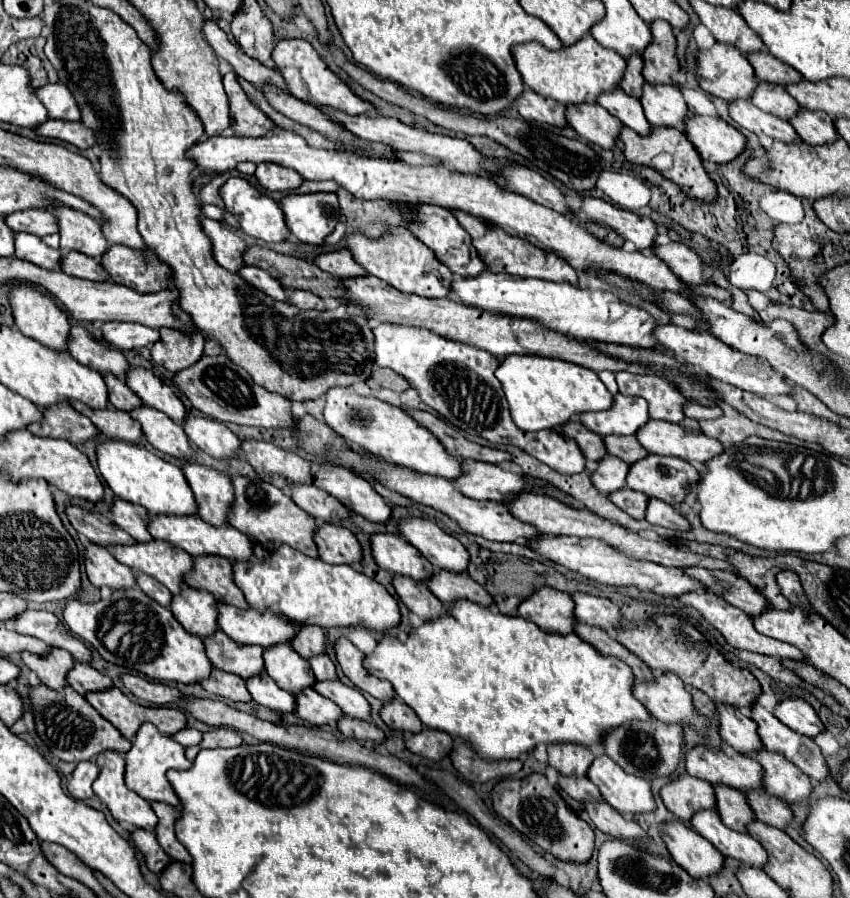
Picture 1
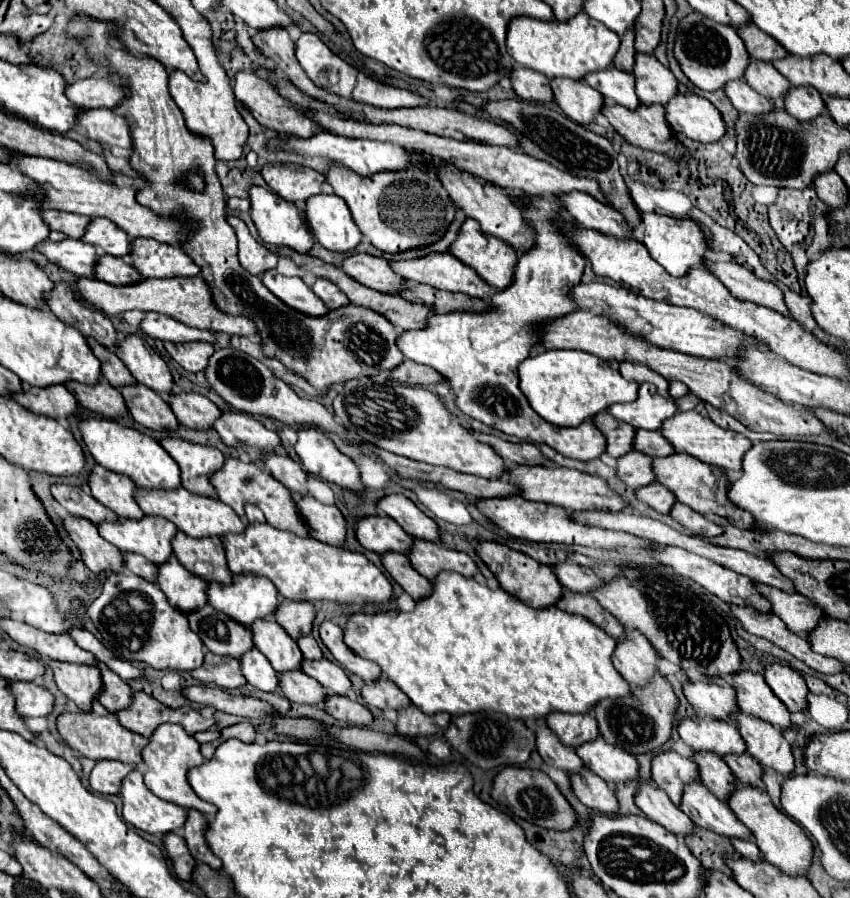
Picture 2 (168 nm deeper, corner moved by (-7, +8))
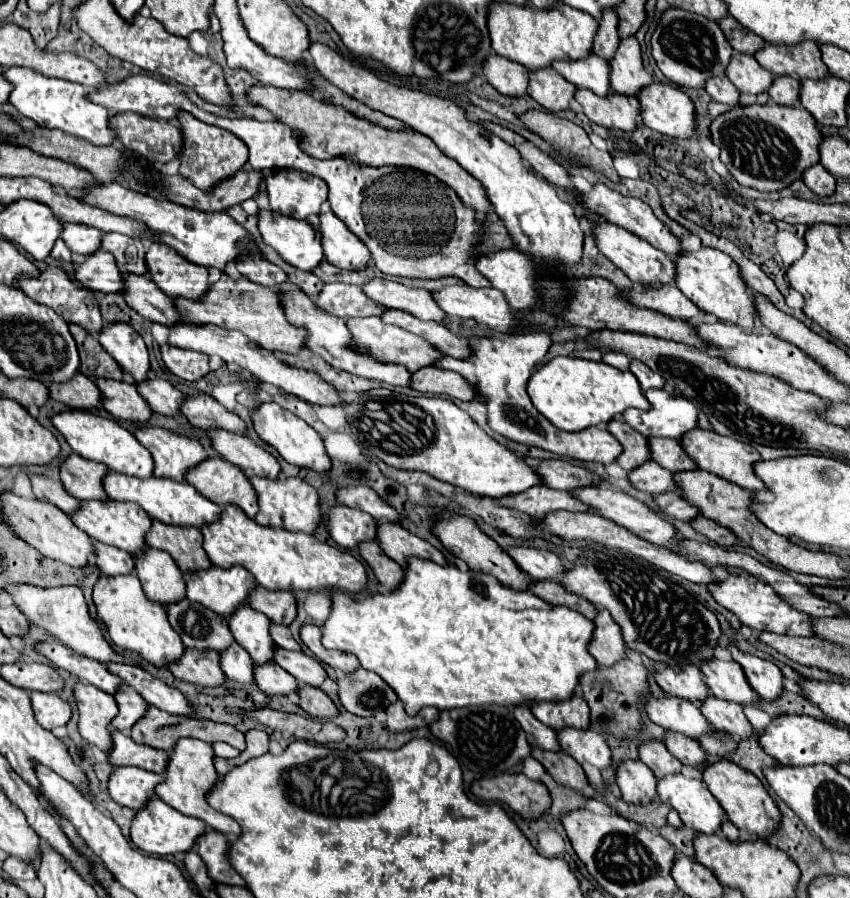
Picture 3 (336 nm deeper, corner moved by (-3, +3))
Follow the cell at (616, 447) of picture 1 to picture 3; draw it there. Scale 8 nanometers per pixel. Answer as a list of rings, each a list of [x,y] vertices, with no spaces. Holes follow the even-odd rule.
[[[650,437],[648,445],[650,445],[650,451],[652,451],[652,461],[656,461],[664,469],[668,469],[672,473],[696,469],[694,461],[684,453],[684,449],[680,447],[678,441]]]

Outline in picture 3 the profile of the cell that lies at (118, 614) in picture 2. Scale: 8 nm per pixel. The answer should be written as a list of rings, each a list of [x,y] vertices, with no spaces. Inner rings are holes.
[[[134,573],[118,577],[100,577],[94,585],[94,603],[100,621],[106,625],[106,633],[116,647],[138,653],[154,667],[166,667],[184,655],[186,647],[168,623],[166,607],[146,599],[144,589]]]

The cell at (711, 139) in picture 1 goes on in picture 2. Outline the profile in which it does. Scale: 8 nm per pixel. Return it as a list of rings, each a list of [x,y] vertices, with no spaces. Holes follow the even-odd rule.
[[[676,94],[672,96],[666,104],[664,104],[664,116],[670,124],[670,128],[676,134],[684,134],[690,140],[696,142],[714,142],[720,140],[724,136],[724,120],[720,116],[720,112],[702,96],[696,94]]]

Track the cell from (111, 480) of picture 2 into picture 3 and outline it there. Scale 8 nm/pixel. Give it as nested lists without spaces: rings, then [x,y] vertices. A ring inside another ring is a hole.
[[[72,453],[60,467],[60,479],[66,491],[80,501],[90,501],[90,499],[108,501],[108,495],[104,493],[104,483],[102,483],[106,475],[108,475],[108,469],[104,465],[78,457],[76,453]]]

